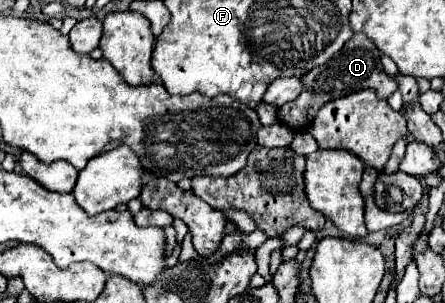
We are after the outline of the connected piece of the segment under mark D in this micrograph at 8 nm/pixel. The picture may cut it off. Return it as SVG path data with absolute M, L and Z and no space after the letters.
M353 34L353 38L343 46L339 56L333 56L327 64L317 66L303 76L303 92L295 100L291 100L279 108L281 122L285 122L295 132L303 132L313 124L317 110L325 102L335 100L339 96L347 96L351 92L363 90L363 88L375 90L379 98L389 98L397 90L397 82L385 74L379 56L381 56L379 50L375 48L375 44L371 40L367 40L367 36Z

